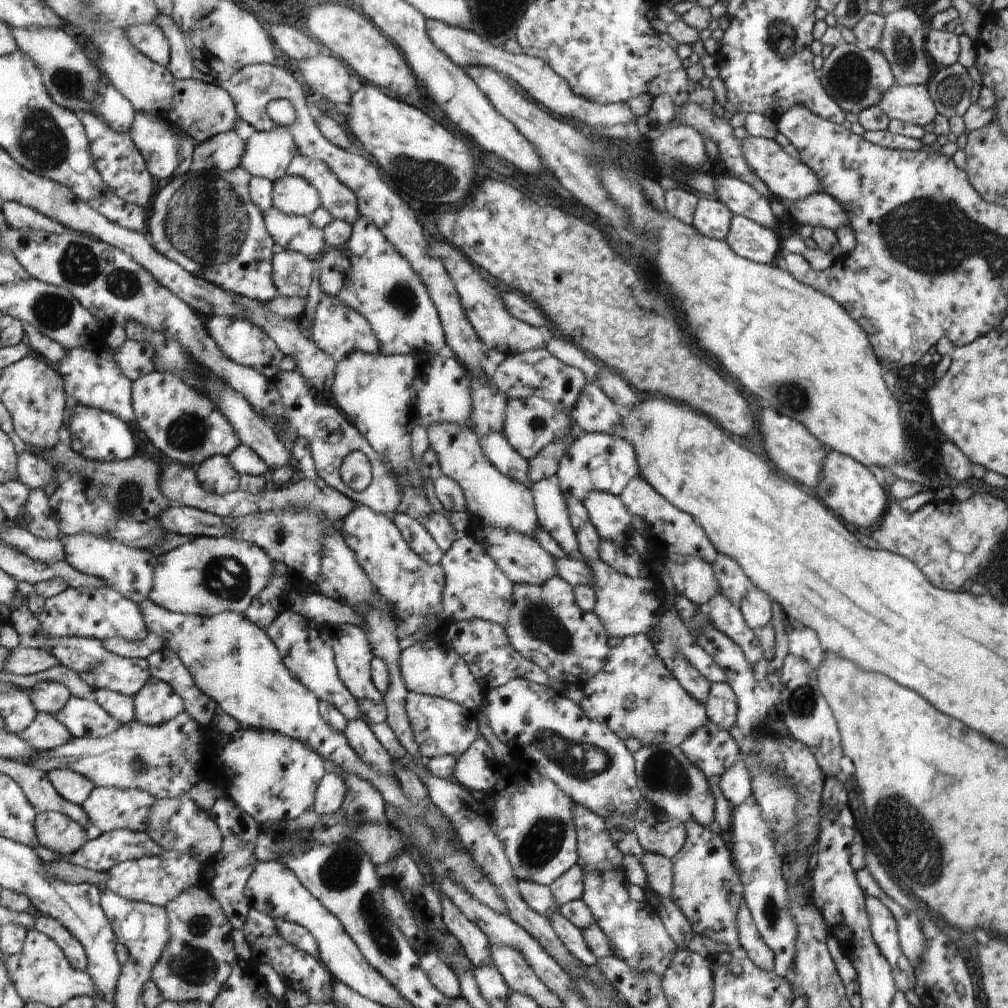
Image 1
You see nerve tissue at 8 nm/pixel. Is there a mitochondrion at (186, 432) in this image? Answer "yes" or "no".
yes

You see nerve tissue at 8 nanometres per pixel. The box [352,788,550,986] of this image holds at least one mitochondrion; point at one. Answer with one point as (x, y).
(370, 914)

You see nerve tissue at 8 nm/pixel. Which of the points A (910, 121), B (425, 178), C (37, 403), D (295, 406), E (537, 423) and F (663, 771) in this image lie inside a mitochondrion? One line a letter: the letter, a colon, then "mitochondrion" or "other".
A: other
B: mitochondrion
C: other
D: other
E: mitochondrion
F: mitochondrion

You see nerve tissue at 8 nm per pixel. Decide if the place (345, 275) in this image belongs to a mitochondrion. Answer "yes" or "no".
no

